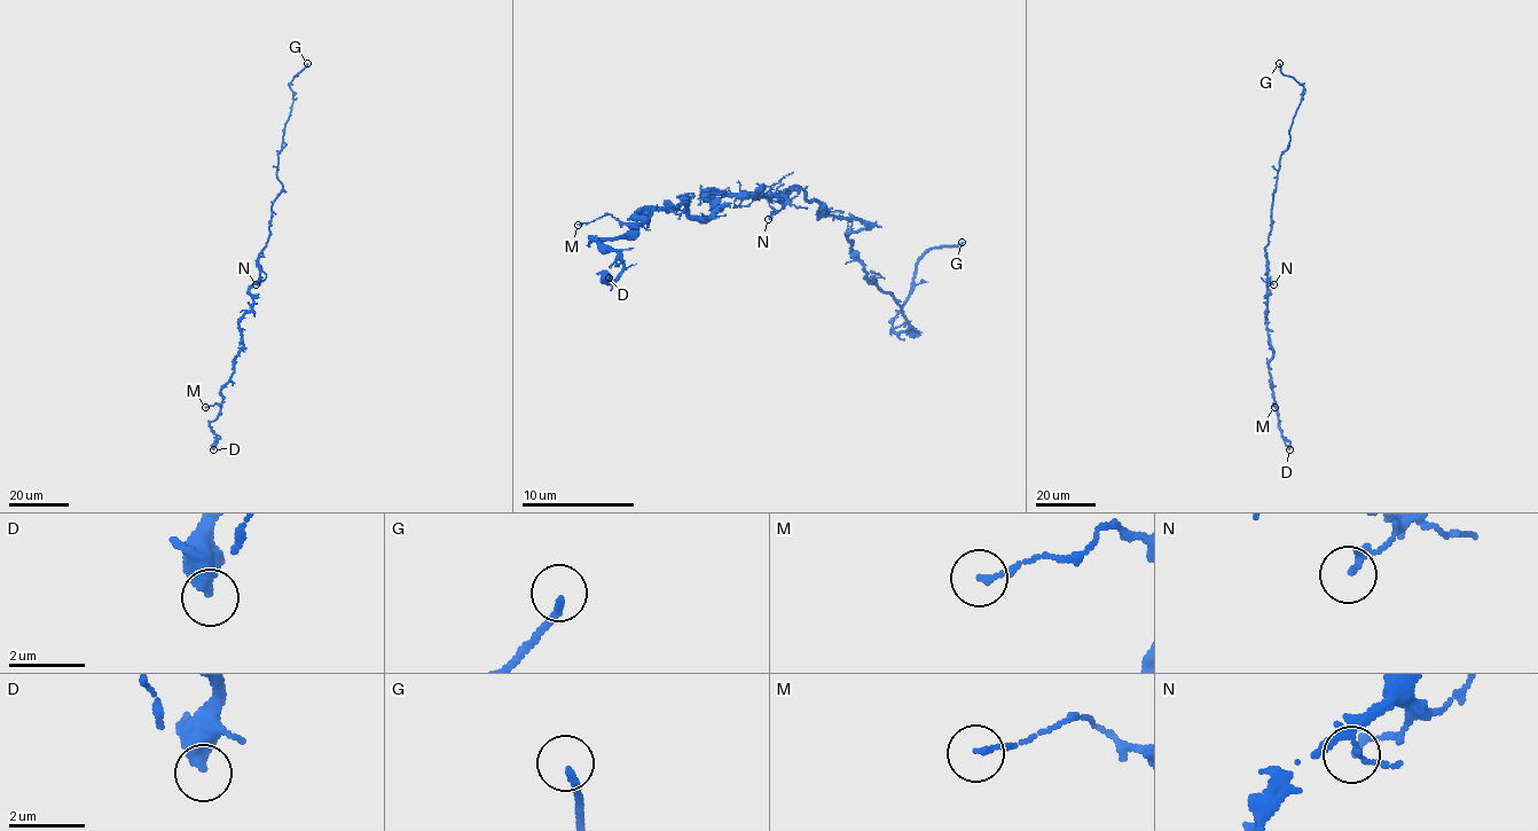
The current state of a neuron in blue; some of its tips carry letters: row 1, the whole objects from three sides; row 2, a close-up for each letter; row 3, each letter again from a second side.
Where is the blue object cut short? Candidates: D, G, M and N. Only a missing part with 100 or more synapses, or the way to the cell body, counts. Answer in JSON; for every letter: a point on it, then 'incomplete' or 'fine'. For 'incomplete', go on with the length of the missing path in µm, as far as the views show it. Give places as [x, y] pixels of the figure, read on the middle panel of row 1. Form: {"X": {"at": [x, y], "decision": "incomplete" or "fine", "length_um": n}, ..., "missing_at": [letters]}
{"D": {"at": [609, 277], "decision": "fine"}, "G": {"at": [962, 242], "decision": "incomplete", "length_um": 8}, "M": {"at": [578, 225], "decision": "fine"}, "N": {"at": [768, 219], "decision": "fine"}, "missing_at": ["G"]}

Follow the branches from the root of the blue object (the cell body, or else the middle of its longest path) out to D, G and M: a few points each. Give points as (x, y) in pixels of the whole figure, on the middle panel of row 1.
D: (785, 188), (706, 194), (709, 217), (684, 202), (645, 208), (630, 233), (594, 238), (622, 264), (609, 277)
G: (785, 188), (869, 227), (847, 238), (869, 283), (900, 306), (909, 331), (894, 331), (917, 261), (962, 242)
M: (785, 188), (706, 194), (709, 217), (684, 202), (645, 208), (640, 225), (609, 213), (578, 225)

